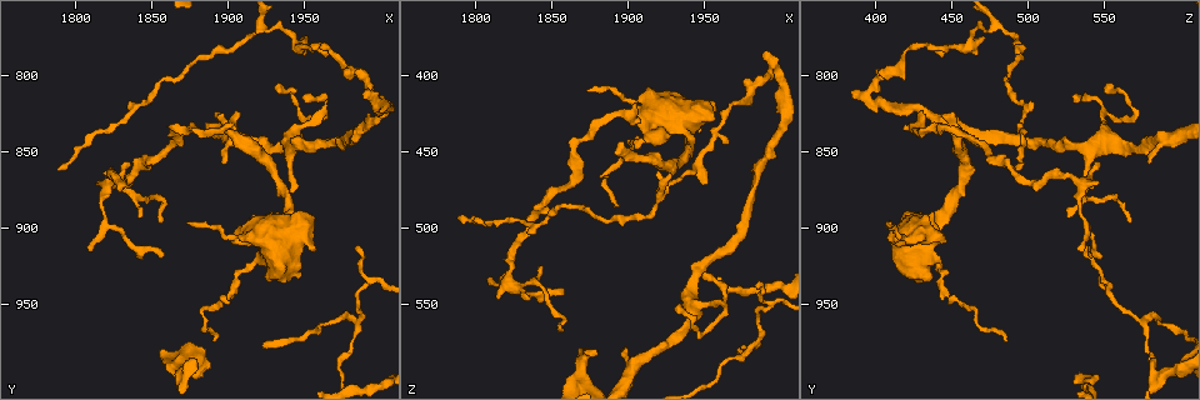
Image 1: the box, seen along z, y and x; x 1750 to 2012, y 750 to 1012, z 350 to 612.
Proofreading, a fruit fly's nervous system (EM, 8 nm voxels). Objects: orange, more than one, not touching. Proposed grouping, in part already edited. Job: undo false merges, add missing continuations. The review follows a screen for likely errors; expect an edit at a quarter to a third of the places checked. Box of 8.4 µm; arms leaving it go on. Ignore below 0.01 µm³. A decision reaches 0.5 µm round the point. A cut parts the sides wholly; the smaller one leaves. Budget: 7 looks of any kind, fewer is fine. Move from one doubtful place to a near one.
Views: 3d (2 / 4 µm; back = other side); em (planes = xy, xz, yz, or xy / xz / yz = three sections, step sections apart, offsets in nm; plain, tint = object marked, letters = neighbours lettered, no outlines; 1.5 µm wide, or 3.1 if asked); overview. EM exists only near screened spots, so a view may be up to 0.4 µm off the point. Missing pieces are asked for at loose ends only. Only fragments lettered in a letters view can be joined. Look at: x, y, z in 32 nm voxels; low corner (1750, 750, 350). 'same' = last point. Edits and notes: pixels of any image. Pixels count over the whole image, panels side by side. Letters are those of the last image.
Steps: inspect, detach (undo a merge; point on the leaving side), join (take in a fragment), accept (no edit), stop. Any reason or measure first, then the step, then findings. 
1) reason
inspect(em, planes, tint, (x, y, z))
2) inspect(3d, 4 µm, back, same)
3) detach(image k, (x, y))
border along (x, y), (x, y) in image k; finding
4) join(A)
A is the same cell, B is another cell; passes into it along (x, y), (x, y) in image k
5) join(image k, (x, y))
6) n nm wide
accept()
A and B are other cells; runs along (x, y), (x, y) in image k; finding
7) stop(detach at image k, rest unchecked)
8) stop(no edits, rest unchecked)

inspect(3d, 2 µm, (1980, 958, 578))

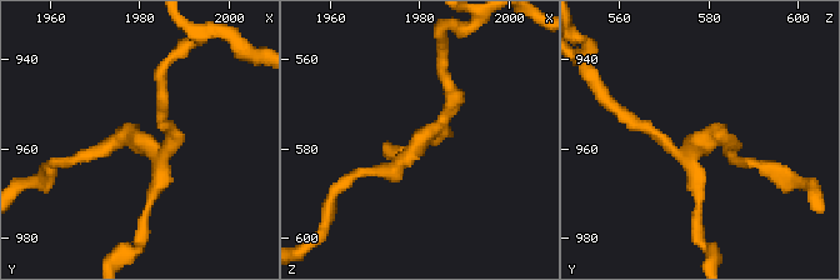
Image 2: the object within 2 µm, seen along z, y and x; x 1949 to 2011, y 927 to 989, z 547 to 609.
3 arms
inspect(em, xz, step 8, tint, (1980, 958, 579))

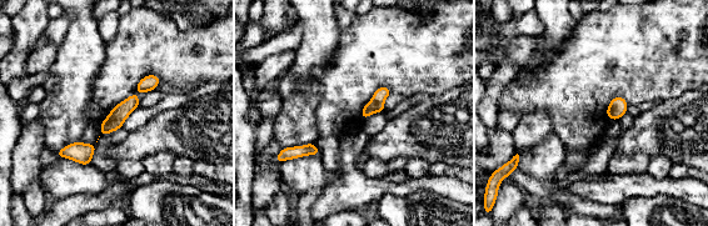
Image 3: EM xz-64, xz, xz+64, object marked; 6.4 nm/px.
cut it another way
inspect(em, planes, letters, same)

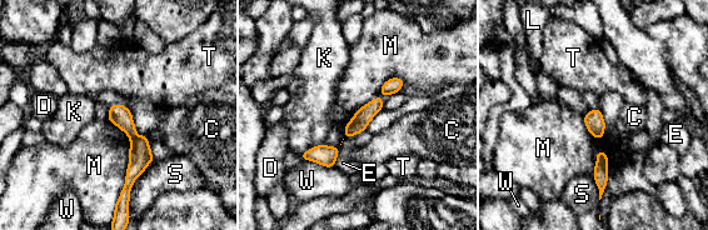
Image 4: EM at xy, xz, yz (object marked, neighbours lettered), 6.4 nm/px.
detach(image 4, (140, 156))
C, D, E, K, L, M, S, T and W are other cells; border along (135, 135), (130, 140) in image 4; a second neuron is stuck on

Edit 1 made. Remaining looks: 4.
inspect(overview)

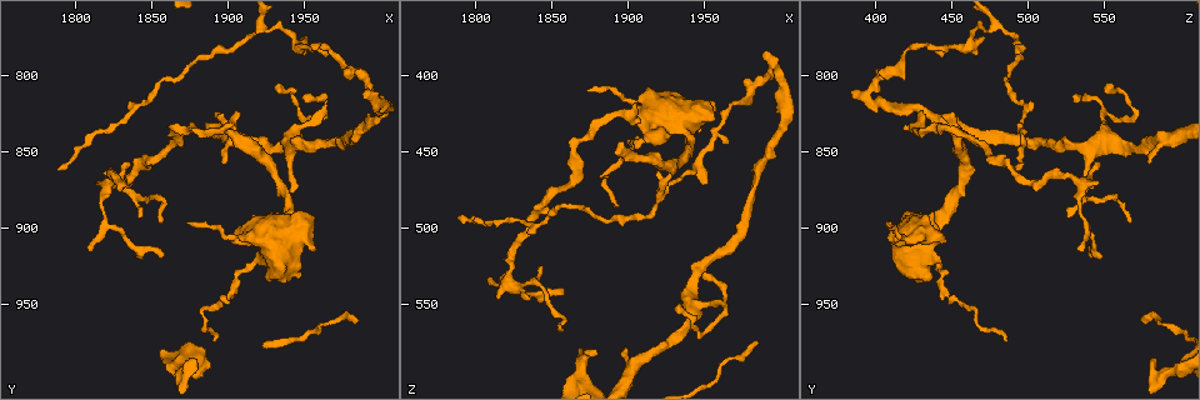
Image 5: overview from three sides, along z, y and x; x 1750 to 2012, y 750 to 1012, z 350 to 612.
free end
inspect(3d, 4 µm, back, (1856, 918, 542))

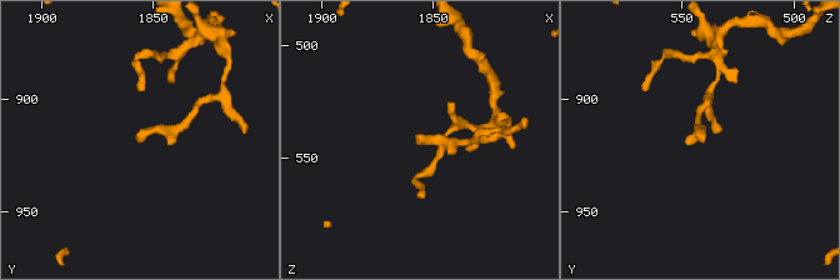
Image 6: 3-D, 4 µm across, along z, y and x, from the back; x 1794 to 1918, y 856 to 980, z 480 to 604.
inspect(em, planes, letters, (1855, 918, 540))

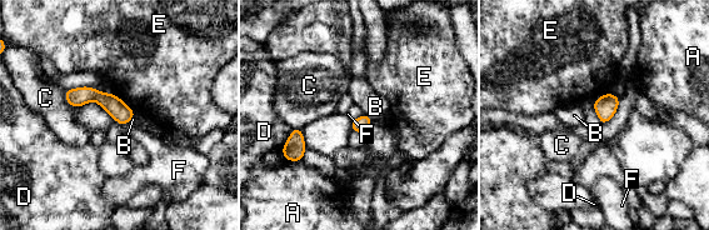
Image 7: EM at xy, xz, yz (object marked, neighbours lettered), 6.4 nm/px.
100 nm wide
accept()
A, B, C, D, E and F are other cells; border along (593, 101), (593, 109), (602, 123) in image 7; none of them fits

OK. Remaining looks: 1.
stop(detach at image 4, rest unchecked)

